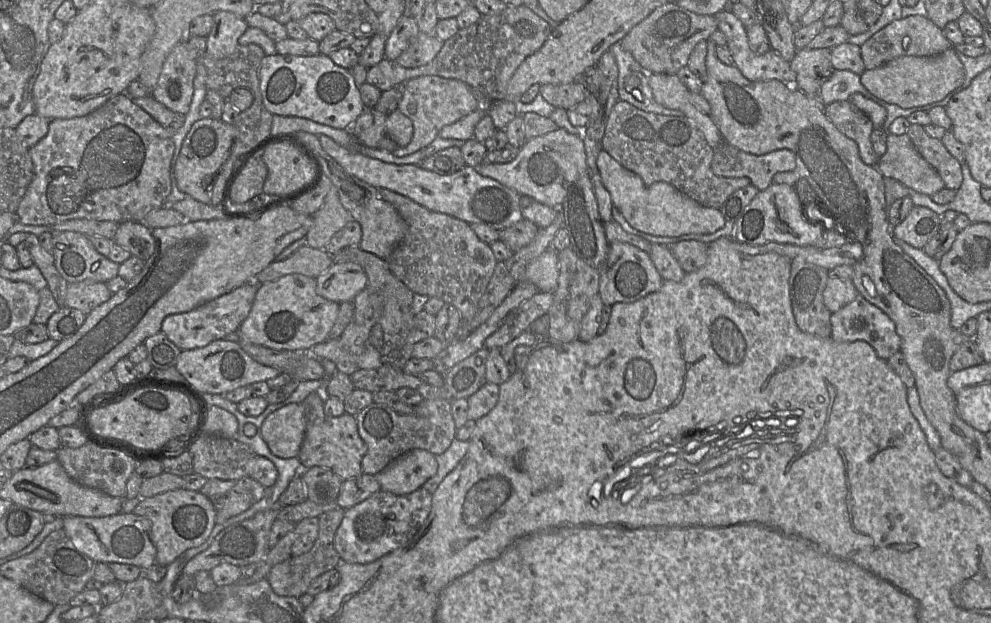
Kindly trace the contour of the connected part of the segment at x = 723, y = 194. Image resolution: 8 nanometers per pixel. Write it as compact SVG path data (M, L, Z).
M619 100L613 107L602 138L602 149L624 168L639 175L646 184L667 182L705 207L720 209L726 199L736 190L751 185L749 178L718 177L711 170L714 149L706 142L701 131L685 116L666 116L645 112Z

